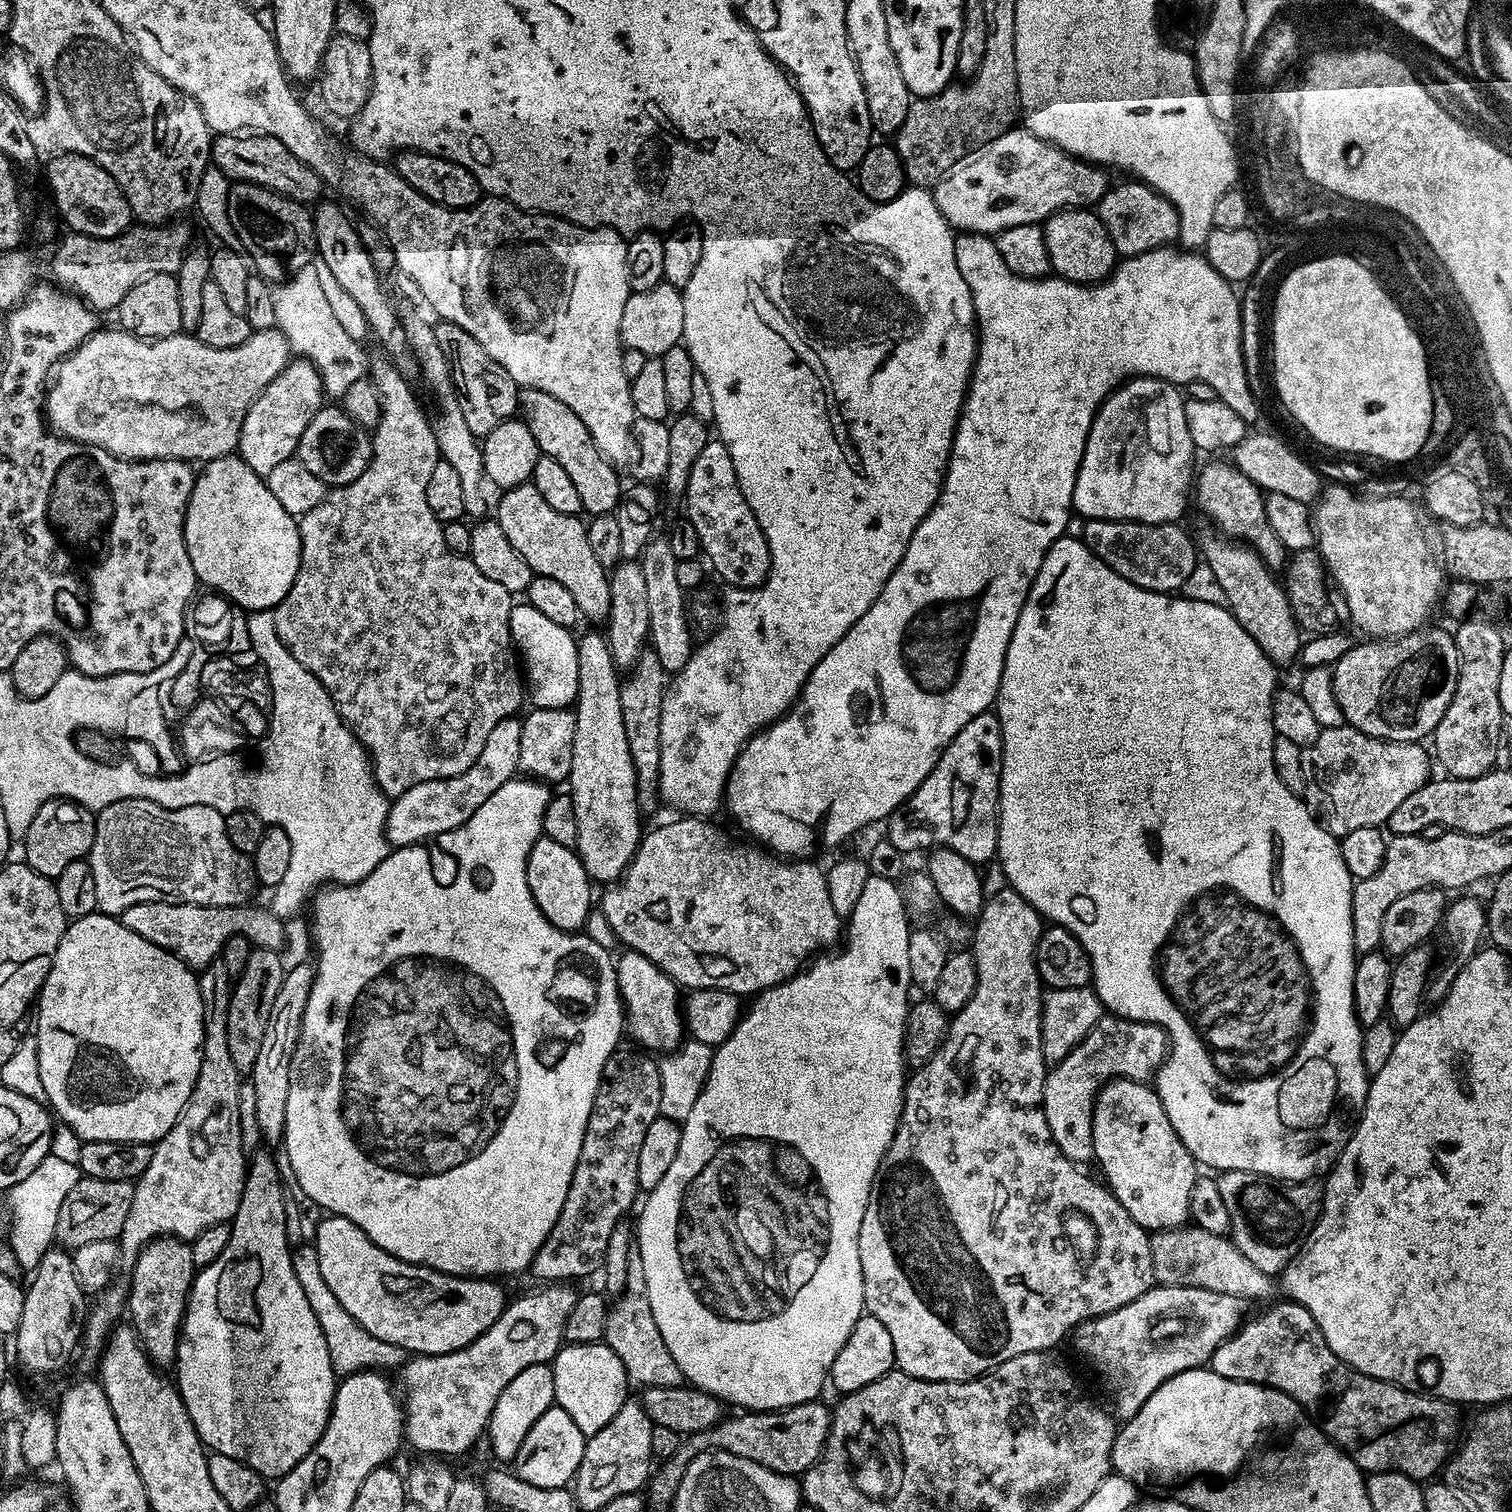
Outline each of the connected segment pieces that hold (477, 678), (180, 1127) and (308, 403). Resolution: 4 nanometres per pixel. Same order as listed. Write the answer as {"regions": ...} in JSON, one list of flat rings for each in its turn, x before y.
{"regions":[[[379,354,367,361,366,372,372,380,374,386,378,390,378,398,380,399,380,421,378,426,371,433,372,437,372,457,366,466,366,470,362,470,362,474,358,474,358,478,354,478,349,484,342,484,333,487,331,490,325,491,324,500,318,502,318,506,314,506,314,510,310,510,305,516,299,517,300,526,300,569,294,578,294,582,290,586,290,590,286,594,286,598,282,598,282,602,271,609,274,618,274,626,278,630,278,638,286,646,286,650,290,650,290,654,294,654,294,658,298,658,298,662,302,662,302,666,306,666,306,670,310,670,318,678,318,682,322,682,322,686,330,694,330,698,334,702,336,712,342,717,344,723,348,725,349,730,360,740,361,746,368,749,368,758,372,762,372,773,376,779,376,784,384,791,384,795,389,798,395,798,406,794,406,790,410,790,410,786,418,786,418,782,430,782,431,780,441,780,442,778,450,778,462,774,466,770,470,770,470,766,474,766,474,762,482,754,482,750,486,746,486,738,490,738,490,734,498,726,498,722,513,719,517,715,523,704,526,704,526,680,522,675,521,665,518,663,518,652,512,643,512,635,510,634,510,610,514,603,513,593,506,590,506,586,500,585,499,582,493,582,491,578,486,578,486,574,482,574,482,570,478,570,478,566,474,566,474,562,468,556,459,556,451,552,446,546,446,538,444,537,444,524,434,514,434,510,430,510,430,505,426,502,426,482,430,478,430,474,434,471,434,466,442,458,440,455,440,447,436,441,436,429,430,416,420,409,420,404,416,401,416,396,412,393,412,388,408,385,403,374,395,368,393,361,387,355]],[[213,962,206,968,199,969,196,981,198,982,198,994,202,994,202,1002,200,1003,200,1018,202,1021,202,1062,198,1070,198,1078,194,1081,194,1090,190,1094,190,1098,186,1102,186,1106,182,1110,182,1114,176,1118,174,1126,161,1140,155,1141,152,1157,150,1158,150,1166,146,1166,146,1170,135,1181,136,1189,134,1190,134,1202,130,1202,130,1215,126,1218,126,1226,122,1226,122,1234,118,1241,120,1245,120,1259,125,1265,131,1266,136,1263,138,1254,145,1248,149,1242,158,1239,160,1236,176,1236,180,1240,191,1242,198,1234,202,1234,202,1230,206,1230,206,1226,214,1226,215,1224,226,1224,235,1216,240,1199,242,1198,242,1190,244,1189,244,1177,246,1175,246,1153,242,1151,242,1142,240,1131,238,1130,238,1090,242,1083,242,1073,234,1066,234,1058,230,1058,230,1041,226,1038,226,1018,230,1014,230,998,232,997,233,977,228,975,226,966,223,962]],[[303,358,289,359,287,366,260,391,258,398,250,406,250,410,242,422,238,455,244,459,246,466,250,466,250,470,254,470,262,477,268,477,270,470,274,470,274,466,295,457,302,430,306,430,310,418,314,418,314,414,318,414,318,410,325,407,325,404,326,397,322,378,316,367]]]}

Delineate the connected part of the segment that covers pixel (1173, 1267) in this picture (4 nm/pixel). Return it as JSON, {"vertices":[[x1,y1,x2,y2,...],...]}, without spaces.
{"vertices":[[1195,1226,1182,1228,1163,1228,1161,1232,1153,1232,1152,1242,1152,1274,1155,1283,1160,1286,1182,1286,1183,1288,1205,1288,1218,1294,1234,1294,1244,1297,1245,1301,1262,1300,1272,1292,1273,1277,1267,1276,1227,1235,1210,1234,1210,1230,1202,1230]]}

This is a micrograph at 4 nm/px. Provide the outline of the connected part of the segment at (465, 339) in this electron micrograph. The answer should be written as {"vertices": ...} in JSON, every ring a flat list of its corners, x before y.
{"vertices":[[440,320,434,327,434,338,438,340,438,347,446,356,448,368,452,371,452,387,456,389,462,418,466,426,470,426,470,434,478,438,488,436,490,430,495,430,502,426,502,422,517,415,520,388,514,378,510,378,510,374,506,374,506,370,502,370,502,366,498,366,498,362,494,362,486,350,482,350,481,344,472,335,466,334,462,326]]}

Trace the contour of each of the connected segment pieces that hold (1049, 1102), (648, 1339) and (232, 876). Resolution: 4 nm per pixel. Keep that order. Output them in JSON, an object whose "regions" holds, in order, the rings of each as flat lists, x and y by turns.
{"regions":[[[1101,1015,1100,1021,1078,1042,1062,1062,1047,1069,1044,1078,1044,1113,1050,1134,1073,1164,1084,1166,1092,1154,1092,1107,1103,1085,1113,1078,1148,1082,1164,1065,1170,1051,1168,1033,1157,1024,1124,1020,1121,1016]],[[634,1246,630,1250,630,1271,626,1274,624,1293,615,1297,614,1303,608,1309,603,1343,621,1359,625,1373,633,1385,640,1384,639,1386,644,1388,653,1388,681,1386,685,1383,678,1362,674,1362,670,1350,666,1350,666,1342,662,1342,658,1322,654,1322,654,1310,650,1310,646,1270,642,1270,639,1247]],[[119,800,110,806,99,809,95,813,96,833,94,834,94,846,87,854,87,862,90,870,94,870,94,891,98,893,96,907,103,915,113,918,120,917,123,912,130,910,130,906,138,906,138,902,170,902,171,904,197,904,198,906,234,906,239,908,247,905,248,900,258,889,258,881,249,853,234,850,230,846,230,838,226,838,226,826,224,825,225,813,214,810,210,806,182,806,181,808,163,808,149,800]]]}

